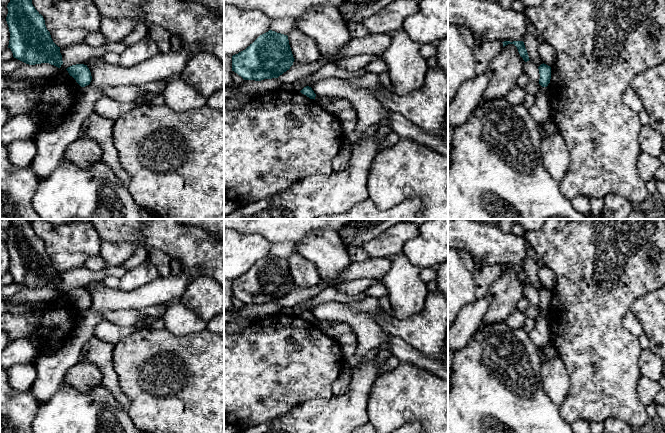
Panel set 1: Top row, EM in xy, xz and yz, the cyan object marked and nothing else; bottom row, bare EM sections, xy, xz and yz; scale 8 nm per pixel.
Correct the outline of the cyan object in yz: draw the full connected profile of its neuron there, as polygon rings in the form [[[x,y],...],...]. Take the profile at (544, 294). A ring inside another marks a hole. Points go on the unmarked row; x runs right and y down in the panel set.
[[[543,287],[538,293],[540,298],[539,308],[542,311],[547,311],[551,303],[551,291]]]

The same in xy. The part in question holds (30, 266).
[[[9,219],[6,245],[13,281],[29,289],[49,287],[58,292],[63,288],[60,271],[52,264],[43,240],[26,219]]]

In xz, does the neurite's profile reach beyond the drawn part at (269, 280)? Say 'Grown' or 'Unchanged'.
Unchanged

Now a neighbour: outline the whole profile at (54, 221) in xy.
[[[25,219],[25,220],[29,221],[30,223],[33,223],[35,220],[43,220],[52,224],[64,224],[70,221],[89,221],[89,219]]]

